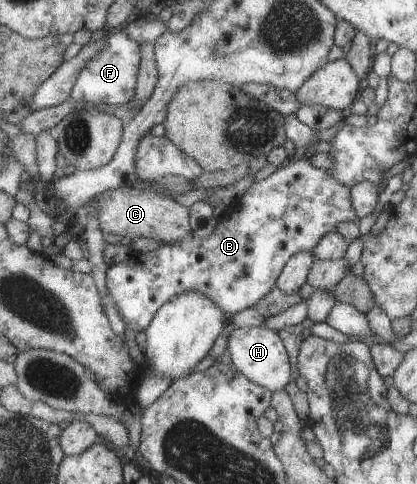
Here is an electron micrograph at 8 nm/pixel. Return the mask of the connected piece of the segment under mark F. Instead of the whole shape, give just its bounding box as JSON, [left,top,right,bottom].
[69,31,140,106]

